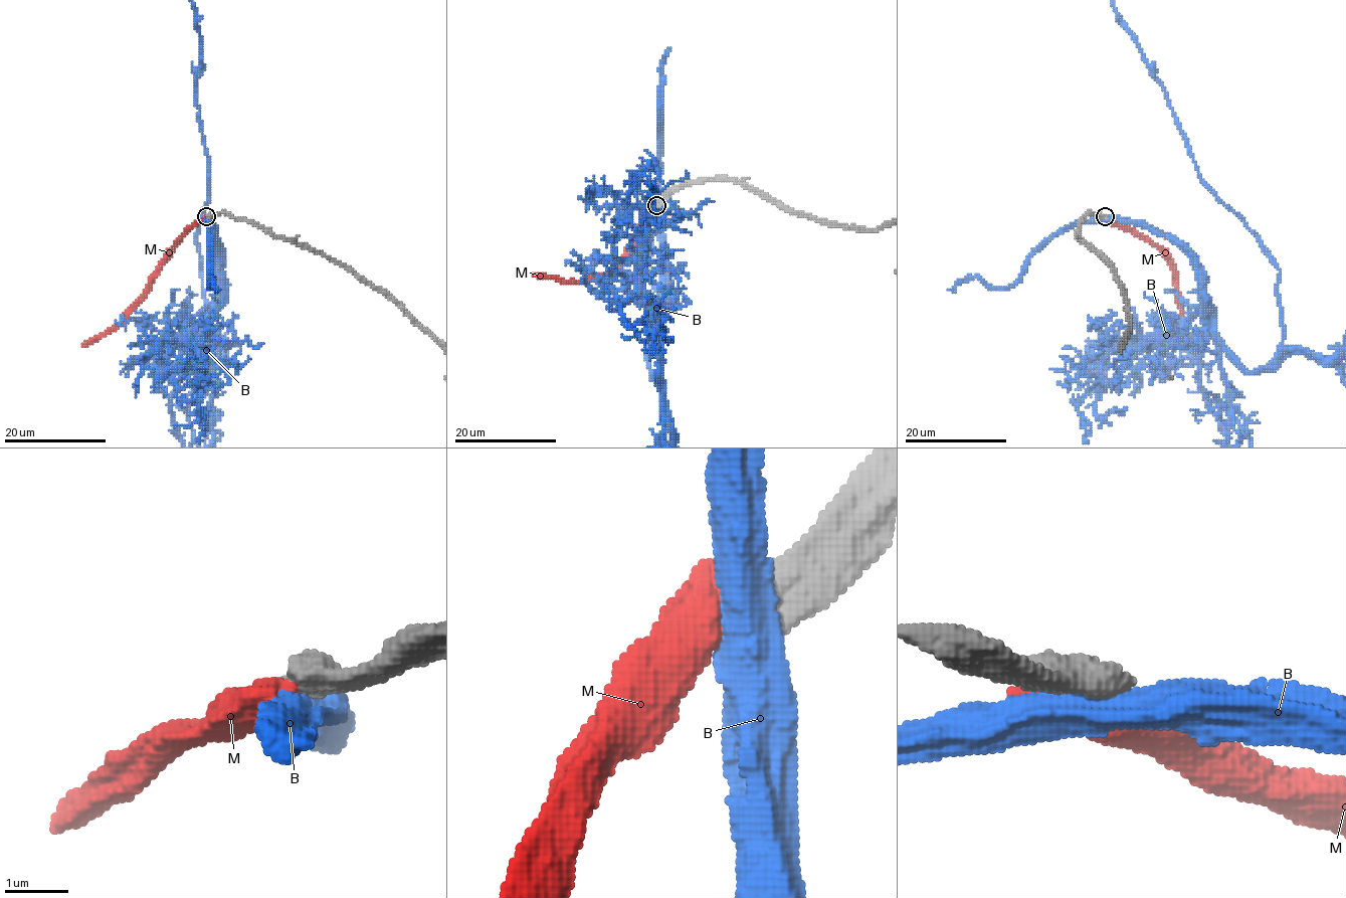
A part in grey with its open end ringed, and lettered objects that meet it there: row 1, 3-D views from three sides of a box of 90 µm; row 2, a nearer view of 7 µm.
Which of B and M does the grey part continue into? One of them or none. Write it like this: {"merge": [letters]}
{"merge": []}

